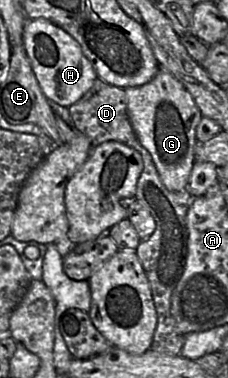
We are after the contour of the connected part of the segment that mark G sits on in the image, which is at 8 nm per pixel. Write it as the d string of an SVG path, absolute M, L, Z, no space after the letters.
M162 68L148 83L125 91L132 128L141 146L149 152L162 183L170 191L187 189L196 161L196 128L203 117L193 97L180 81Z

